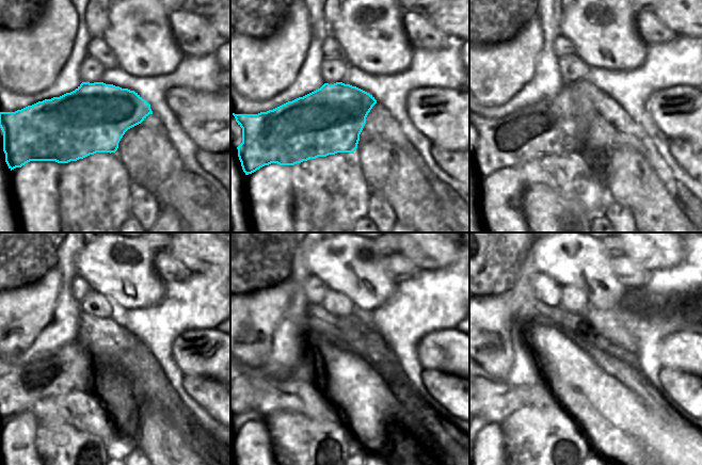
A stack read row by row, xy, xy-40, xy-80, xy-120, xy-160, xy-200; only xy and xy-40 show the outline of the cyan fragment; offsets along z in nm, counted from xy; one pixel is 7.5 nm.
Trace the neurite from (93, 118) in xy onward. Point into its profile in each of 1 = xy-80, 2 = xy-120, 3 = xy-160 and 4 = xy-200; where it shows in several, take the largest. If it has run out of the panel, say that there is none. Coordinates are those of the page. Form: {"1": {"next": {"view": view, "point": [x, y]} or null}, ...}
{"1": {"next": {"view": "xy-80", "point": [554, 126]}}, "2": {"next": {"view": "xy-120", "point": [20, 386]}}, "3": {"next": {"view": "xy-160", "point": [264, 389]}}, "4": {"next": {"view": "xy-200", "point": [493, 399]}}}

